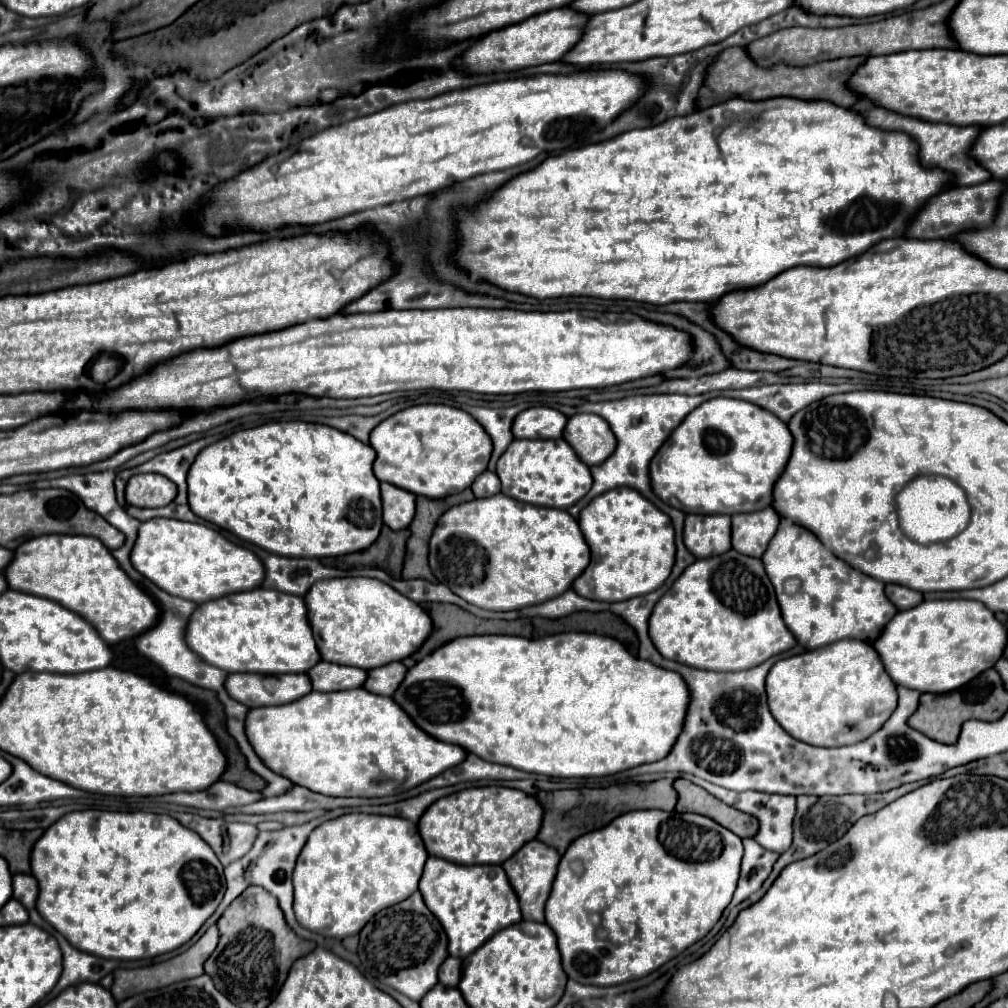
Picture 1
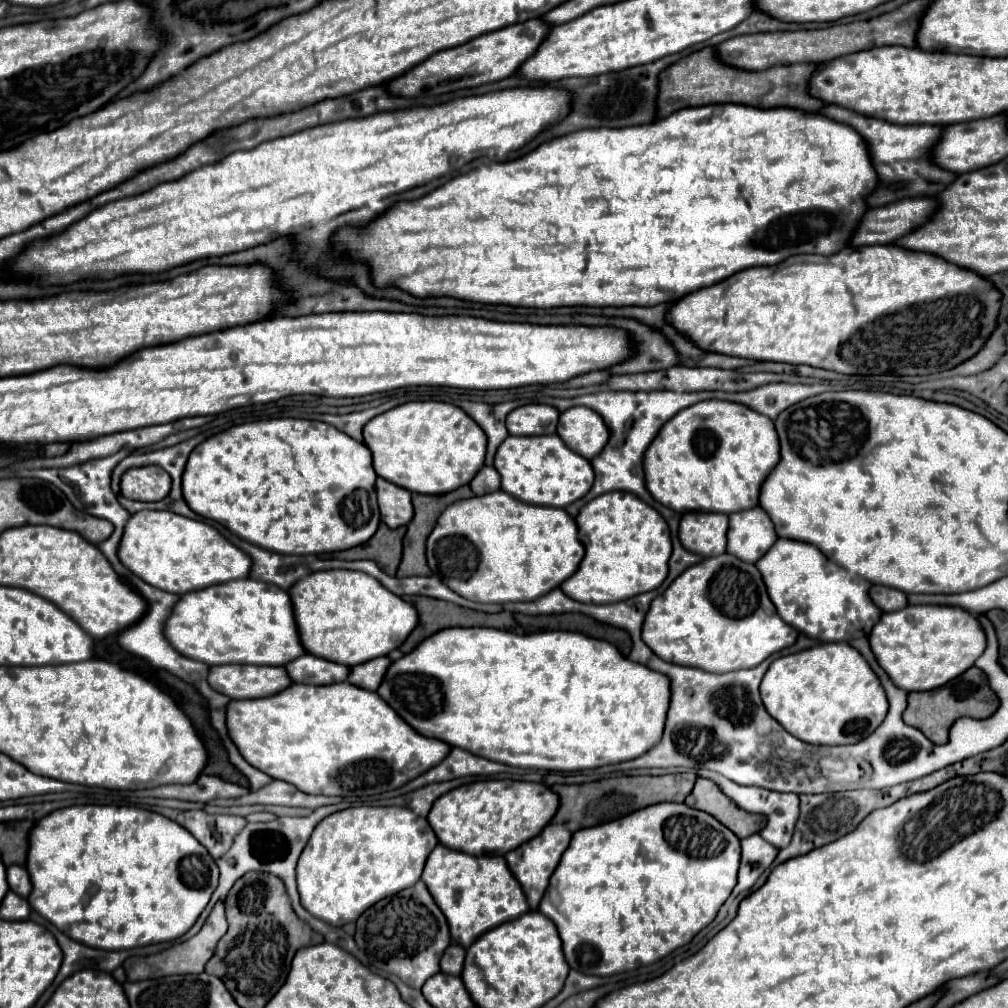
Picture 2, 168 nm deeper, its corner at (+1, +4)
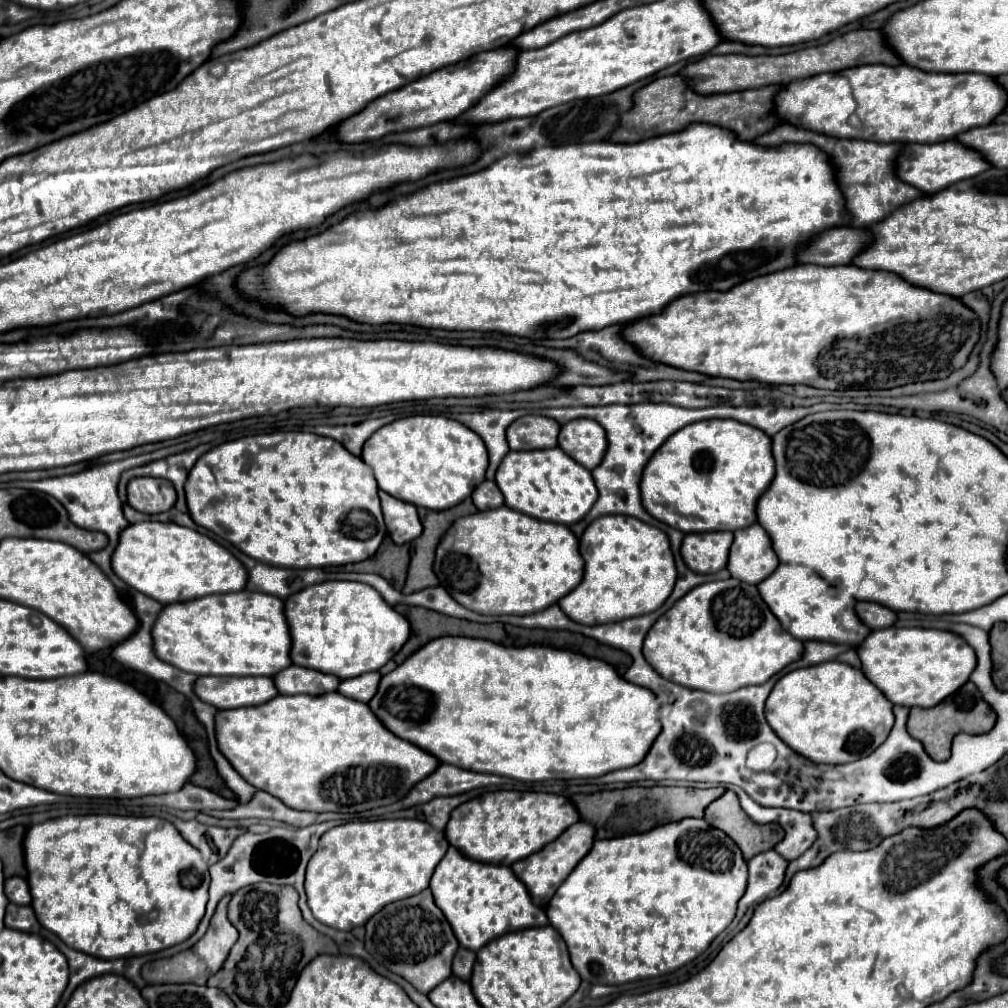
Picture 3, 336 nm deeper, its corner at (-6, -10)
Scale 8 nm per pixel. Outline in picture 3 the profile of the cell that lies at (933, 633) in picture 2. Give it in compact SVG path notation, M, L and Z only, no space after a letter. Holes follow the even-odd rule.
M891 626L873 630L873 634L863 640L863 646L857 646L857 656L861 660L863 674L885 694L885 698L893 704L909 708L937 706L969 680L969 674L977 664L975 652L961 636L925 628Z

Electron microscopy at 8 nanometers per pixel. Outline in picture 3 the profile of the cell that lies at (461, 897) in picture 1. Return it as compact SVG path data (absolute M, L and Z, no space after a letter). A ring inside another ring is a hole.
M453 846L437 864L429 888L433 892L435 904L451 922L459 944L469 950L479 950L491 942L491 938L499 938L507 932L547 924L545 910L533 904L531 894L509 866L469 860Z

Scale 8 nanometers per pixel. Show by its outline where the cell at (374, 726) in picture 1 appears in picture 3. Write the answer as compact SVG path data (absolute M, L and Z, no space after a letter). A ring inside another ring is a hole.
M339 692L321 696L283 696L277 694L263 706L219 710L215 714L215 738L223 756L257 790L271 792L285 806L309 812L365 812L387 806L403 798L421 778L427 778L439 760L415 744L387 732L367 704L355 702Z

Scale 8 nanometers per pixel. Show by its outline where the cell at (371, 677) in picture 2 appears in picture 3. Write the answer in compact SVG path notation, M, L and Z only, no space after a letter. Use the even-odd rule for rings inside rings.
M367 672L367 674L355 676L355 678L341 680L337 692L347 696L347 698L359 700L359 702L369 702L375 696L375 692L377 692L379 680L381 680L379 672Z

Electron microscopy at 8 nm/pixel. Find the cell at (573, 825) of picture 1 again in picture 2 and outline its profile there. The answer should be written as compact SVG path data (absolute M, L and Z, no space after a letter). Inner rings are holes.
M668 774L668 776L632 776L632 778L618 778L618 780L600 780L590 784L556 784L552 790L560 796L560 806L556 814L552 816L552 824L562 824L570 832L576 832L580 828L598 826L610 820L618 820L626 814L632 814L634 810L640 810L644 806L656 804L656 802L684 802L684 798L690 794L694 786L696 774Z

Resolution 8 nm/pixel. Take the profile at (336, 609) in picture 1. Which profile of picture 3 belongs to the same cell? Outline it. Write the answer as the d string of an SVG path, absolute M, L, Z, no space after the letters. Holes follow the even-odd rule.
M321 582L307 586L307 590L301 590L285 600L285 618L291 634L291 662L303 668L333 674L341 680L385 666L401 650L411 632L409 622L383 602L379 592L361 582Z

